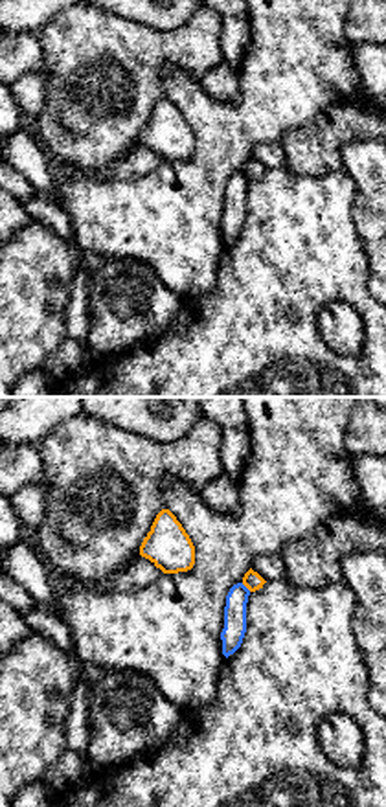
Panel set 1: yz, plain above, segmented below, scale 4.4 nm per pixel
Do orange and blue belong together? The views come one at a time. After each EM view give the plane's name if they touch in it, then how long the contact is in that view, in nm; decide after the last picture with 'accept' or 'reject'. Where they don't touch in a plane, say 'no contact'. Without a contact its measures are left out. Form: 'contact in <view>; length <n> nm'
contact in yz; length 60 nm

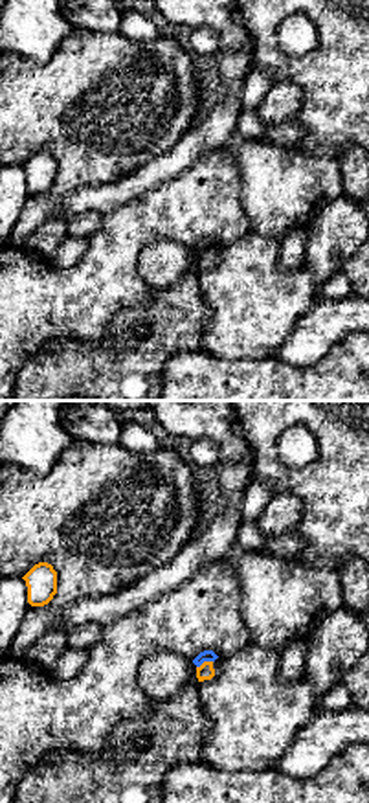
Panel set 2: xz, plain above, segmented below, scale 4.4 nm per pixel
contact in xz; length 80 nm

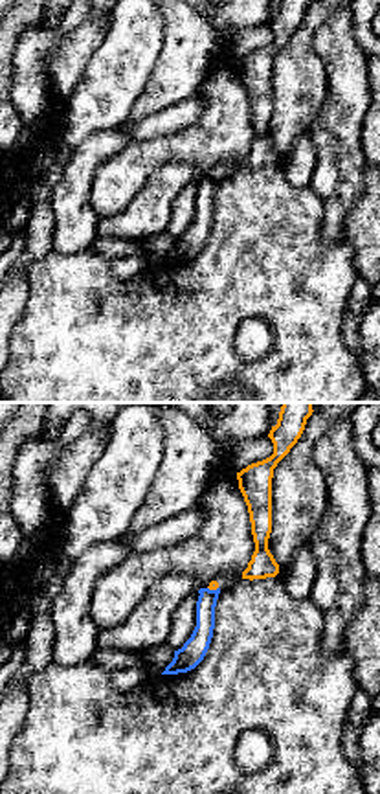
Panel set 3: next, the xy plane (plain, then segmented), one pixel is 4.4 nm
contact in xy; length 50 nm

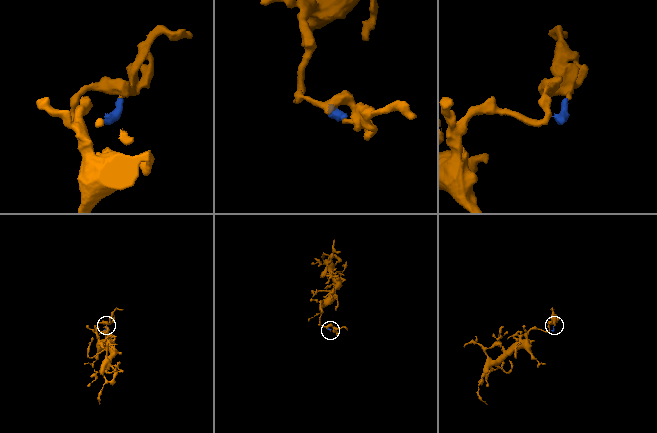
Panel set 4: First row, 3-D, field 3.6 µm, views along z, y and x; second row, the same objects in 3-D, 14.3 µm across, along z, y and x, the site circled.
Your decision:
reject

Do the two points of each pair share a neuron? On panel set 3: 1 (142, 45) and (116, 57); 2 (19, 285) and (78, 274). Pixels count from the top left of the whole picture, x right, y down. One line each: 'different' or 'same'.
1: same
2: different

